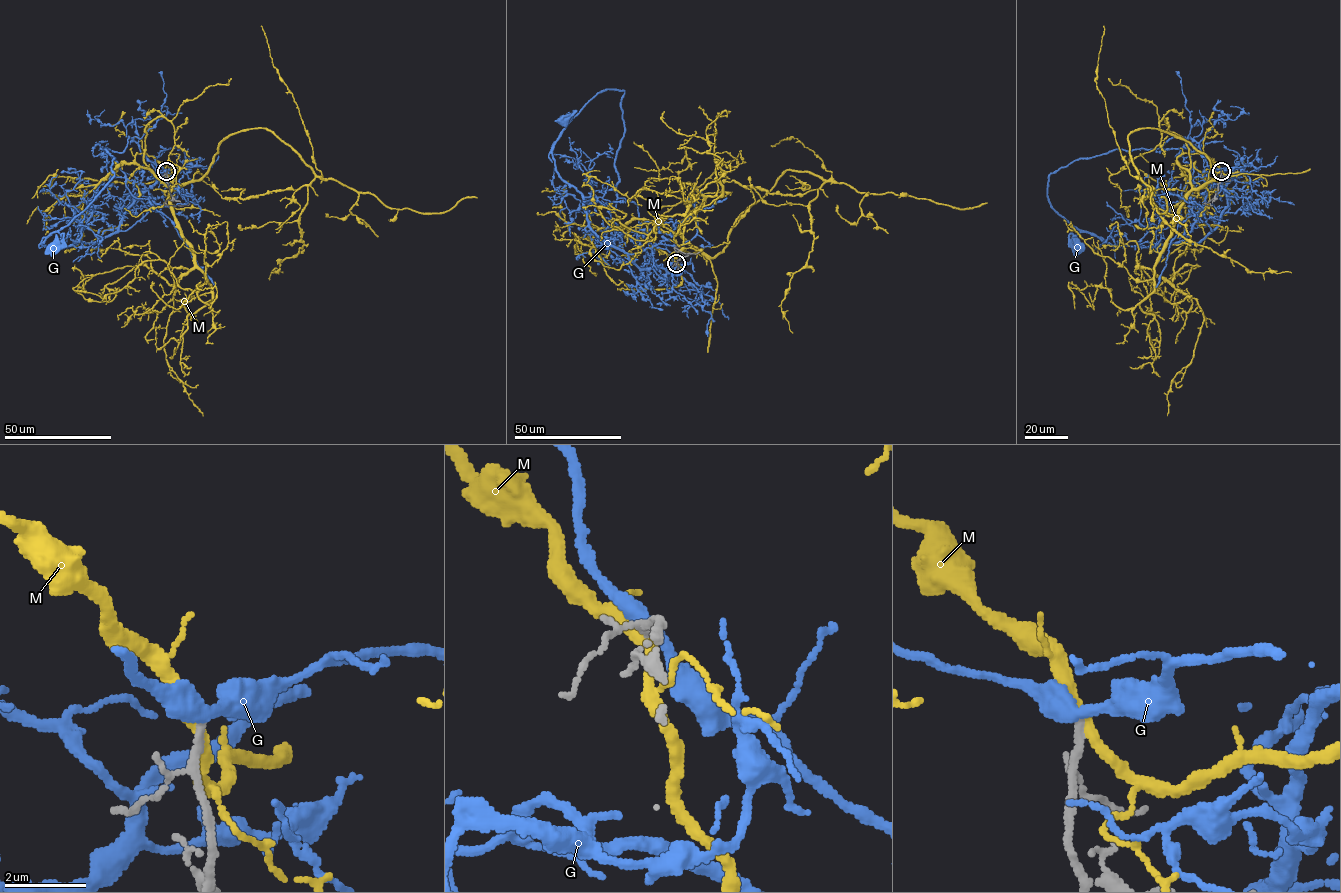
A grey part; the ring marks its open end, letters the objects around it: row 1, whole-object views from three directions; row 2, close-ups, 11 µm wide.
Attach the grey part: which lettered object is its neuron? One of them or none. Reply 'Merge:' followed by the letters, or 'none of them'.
Merge: none of them

